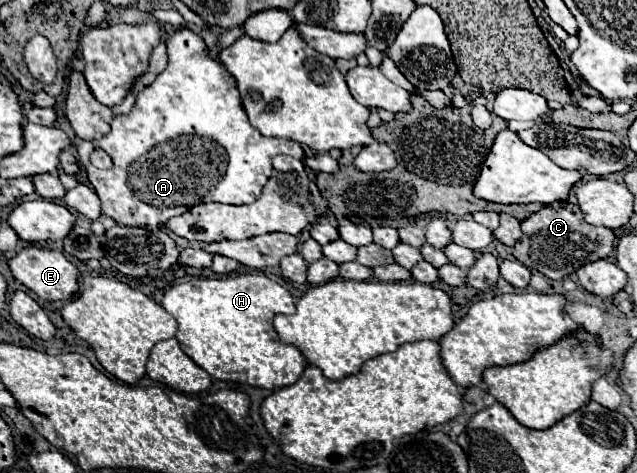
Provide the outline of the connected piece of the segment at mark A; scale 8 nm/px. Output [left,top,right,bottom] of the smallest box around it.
[77,28,305,228]

